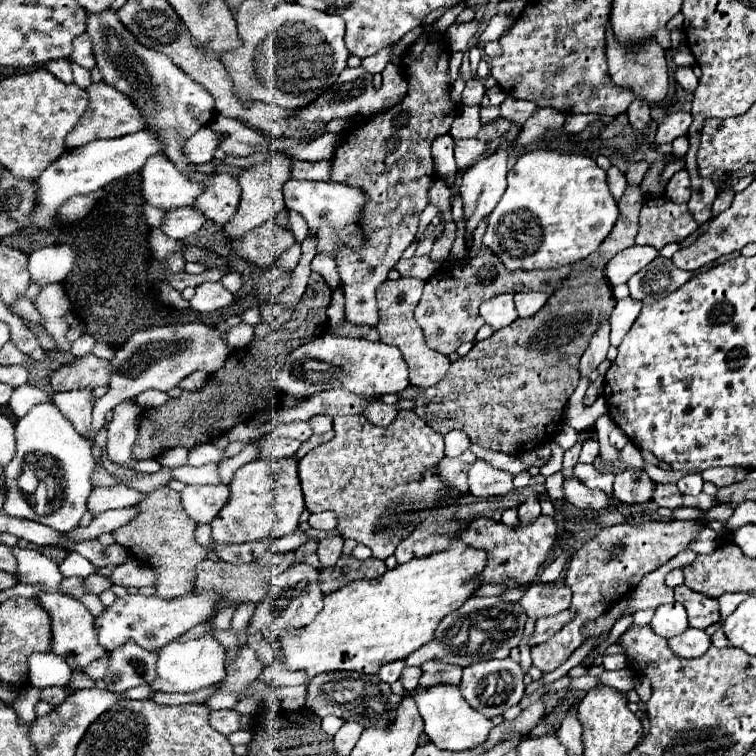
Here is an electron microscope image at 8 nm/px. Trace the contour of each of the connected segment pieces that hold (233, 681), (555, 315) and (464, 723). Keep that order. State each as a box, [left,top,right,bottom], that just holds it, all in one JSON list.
[[205,646,263,710],[415,186,645,456],[411,686,493,752]]

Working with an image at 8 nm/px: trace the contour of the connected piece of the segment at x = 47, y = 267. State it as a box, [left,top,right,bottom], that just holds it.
[29,244,75,286]

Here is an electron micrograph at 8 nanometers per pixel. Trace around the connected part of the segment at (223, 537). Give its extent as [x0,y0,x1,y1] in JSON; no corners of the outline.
[211,456,305,544]

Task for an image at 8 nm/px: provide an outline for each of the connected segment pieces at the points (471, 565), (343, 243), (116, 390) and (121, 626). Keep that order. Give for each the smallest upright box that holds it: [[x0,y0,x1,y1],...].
[[281,540,487,678],[283,180,367,254],[91,322,229,432],[95,592,219,652]]

